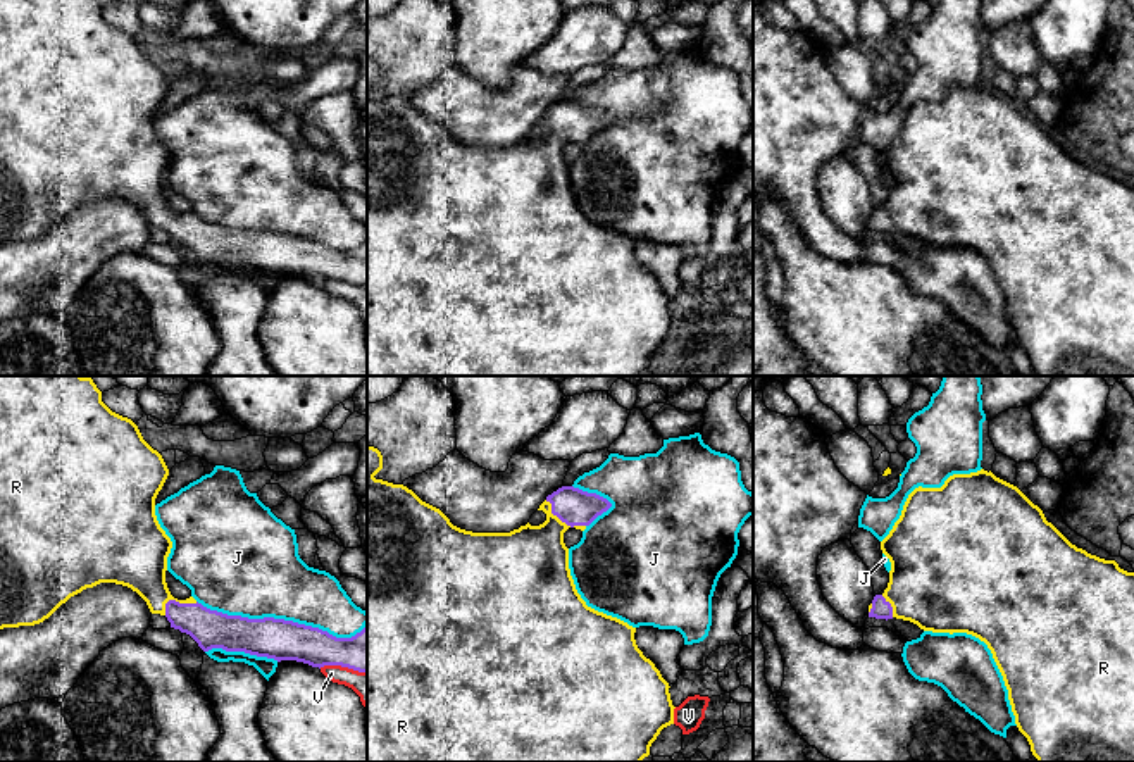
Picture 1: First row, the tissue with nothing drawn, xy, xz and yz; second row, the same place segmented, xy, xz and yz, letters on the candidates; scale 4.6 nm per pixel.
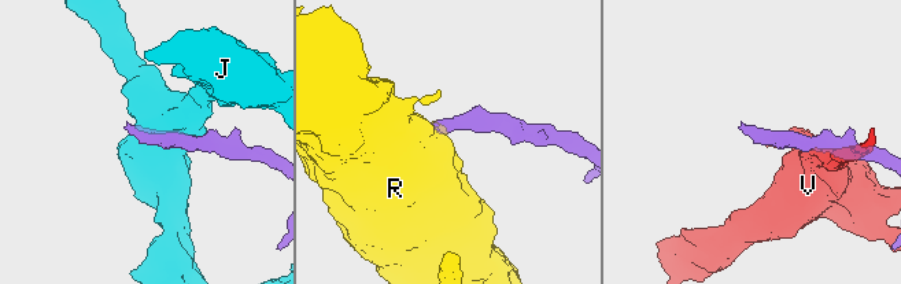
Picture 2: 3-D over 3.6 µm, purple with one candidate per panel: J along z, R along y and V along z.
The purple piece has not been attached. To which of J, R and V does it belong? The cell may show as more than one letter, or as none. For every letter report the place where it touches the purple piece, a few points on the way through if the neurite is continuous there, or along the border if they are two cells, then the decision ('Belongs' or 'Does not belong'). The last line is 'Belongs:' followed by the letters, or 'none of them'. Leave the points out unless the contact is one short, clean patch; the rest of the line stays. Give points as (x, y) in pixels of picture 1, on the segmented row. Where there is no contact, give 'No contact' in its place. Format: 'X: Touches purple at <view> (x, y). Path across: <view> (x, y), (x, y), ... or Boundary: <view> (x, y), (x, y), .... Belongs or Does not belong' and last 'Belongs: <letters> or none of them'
J: Touches purple at xy (281, 619). Does not belong
R: Touches purple at xz (562, 521). Path across: xz (574, 507), (562, 521), (550, 533), (531, 564). Belongs
V: Touches purple at xy (343, 666). Does not belong
Belongs: R

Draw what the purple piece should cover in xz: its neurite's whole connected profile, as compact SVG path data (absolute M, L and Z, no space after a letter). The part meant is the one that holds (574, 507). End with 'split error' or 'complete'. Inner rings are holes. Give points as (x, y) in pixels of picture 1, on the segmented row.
M367 445L367 762L641 762L650 755L650 746L660 731L674 724L674 705L669 693L669 683L662 678L655 664L638 648L636 628L627 622L598 612L586 605L576 590L569 569L569 548L564 543L564 533L569 528L584 531L598 515L607 512L612 503L596 495L574 486L562 486L539 505L538 510L546 514L539 526L520 526L510 533L472 533L460 529L436 507L422 502L412 490L403 484L393 484L374 476L383 469L383 455L377 448Z | split error

